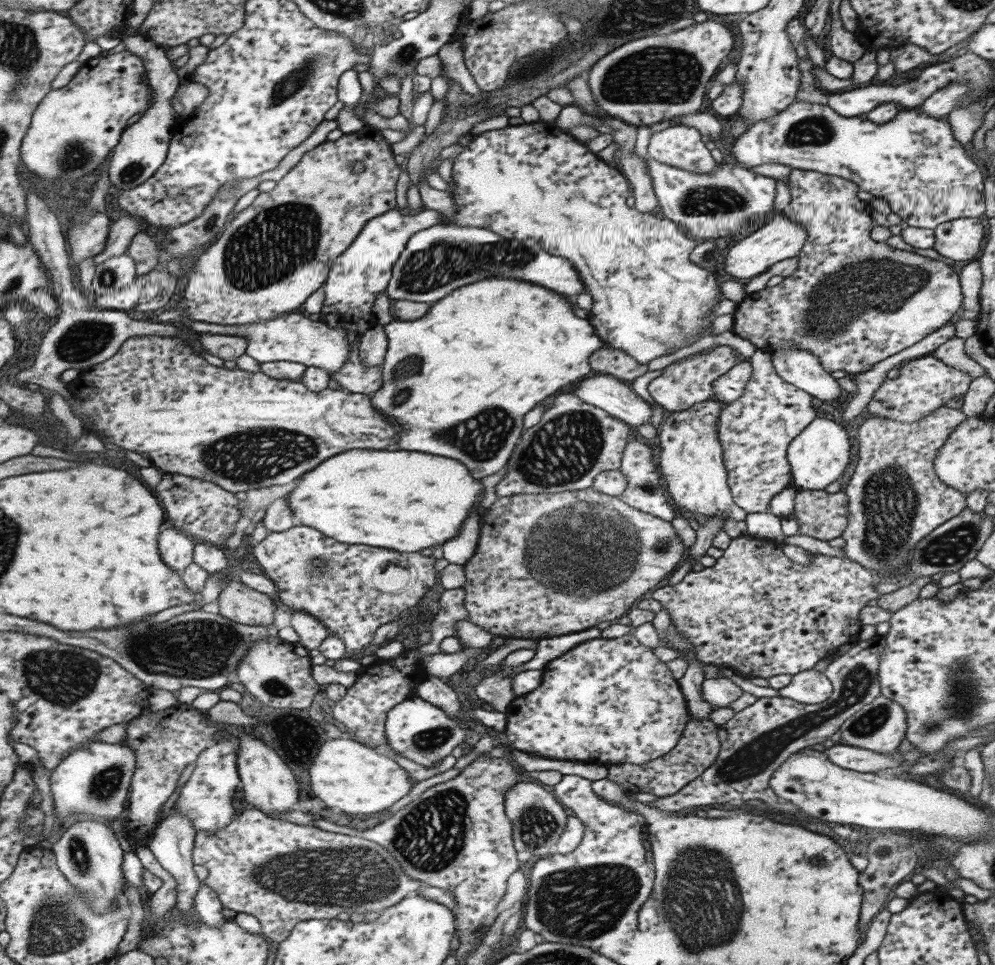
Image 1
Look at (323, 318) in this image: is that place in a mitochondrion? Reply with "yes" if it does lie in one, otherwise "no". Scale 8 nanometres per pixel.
no

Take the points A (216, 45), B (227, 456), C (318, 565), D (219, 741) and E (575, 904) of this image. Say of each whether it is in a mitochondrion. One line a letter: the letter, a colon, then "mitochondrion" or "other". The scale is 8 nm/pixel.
A: other
B: mitochondrion
C: mitochondrion
D: other
E: mitochondrion

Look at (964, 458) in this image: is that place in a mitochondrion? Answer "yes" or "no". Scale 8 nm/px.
no

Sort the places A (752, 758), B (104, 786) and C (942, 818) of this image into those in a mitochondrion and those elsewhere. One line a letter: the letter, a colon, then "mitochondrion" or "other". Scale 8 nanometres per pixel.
A: mitochondrion
B: mitochondrion
C: other

